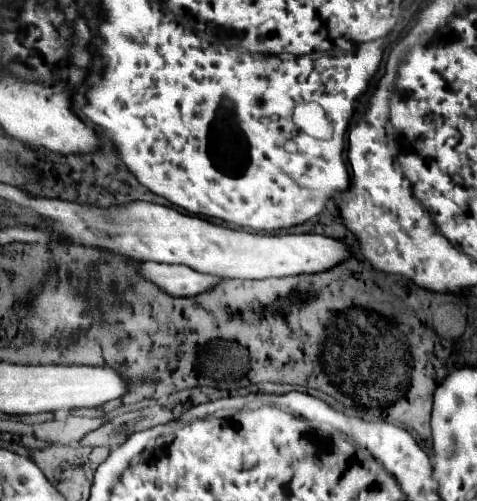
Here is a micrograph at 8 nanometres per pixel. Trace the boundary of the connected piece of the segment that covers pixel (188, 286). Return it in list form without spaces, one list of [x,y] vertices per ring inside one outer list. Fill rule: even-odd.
[[[138,263],[138,273],[172,297],[192,297],[202,291],[208,291],[220,281],[214,275],[198,273],[184,265]]]

